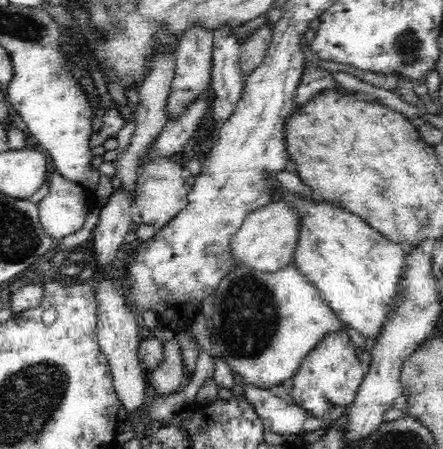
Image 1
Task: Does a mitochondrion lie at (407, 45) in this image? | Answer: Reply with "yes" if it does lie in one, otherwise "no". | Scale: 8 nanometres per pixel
yes

